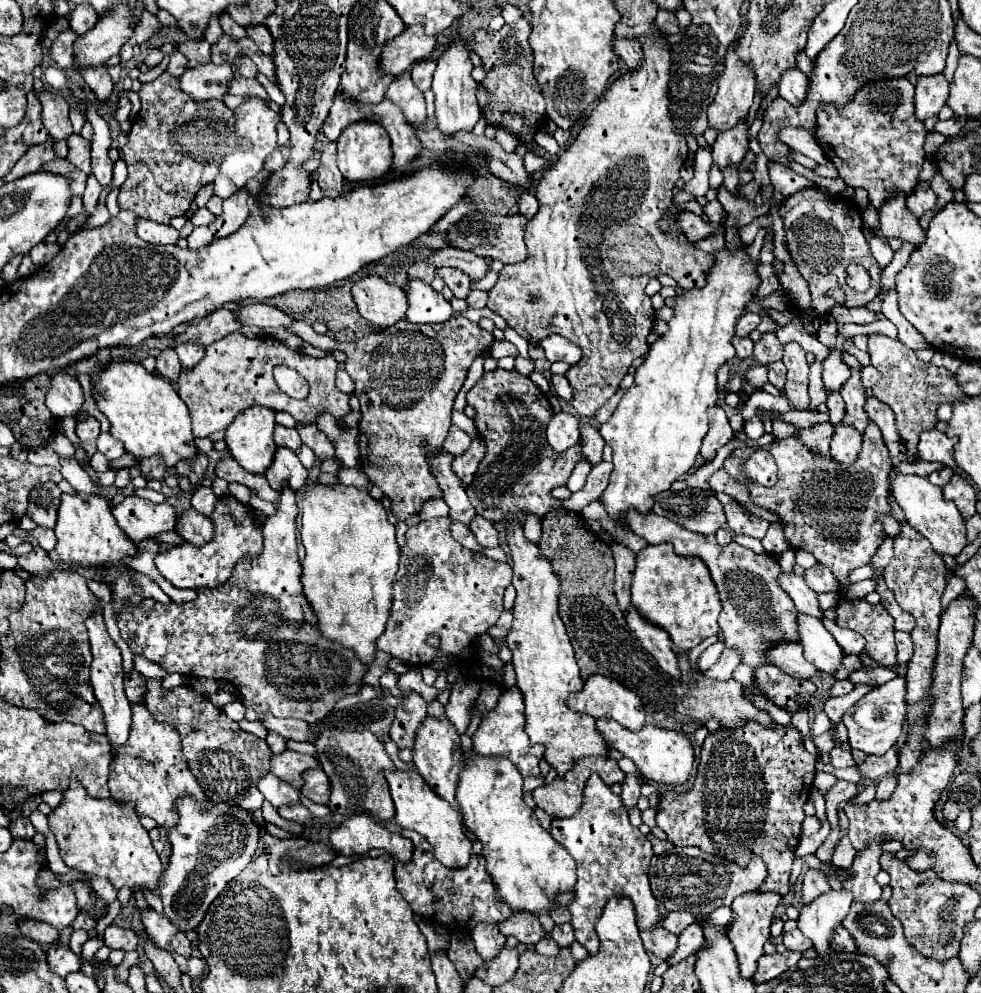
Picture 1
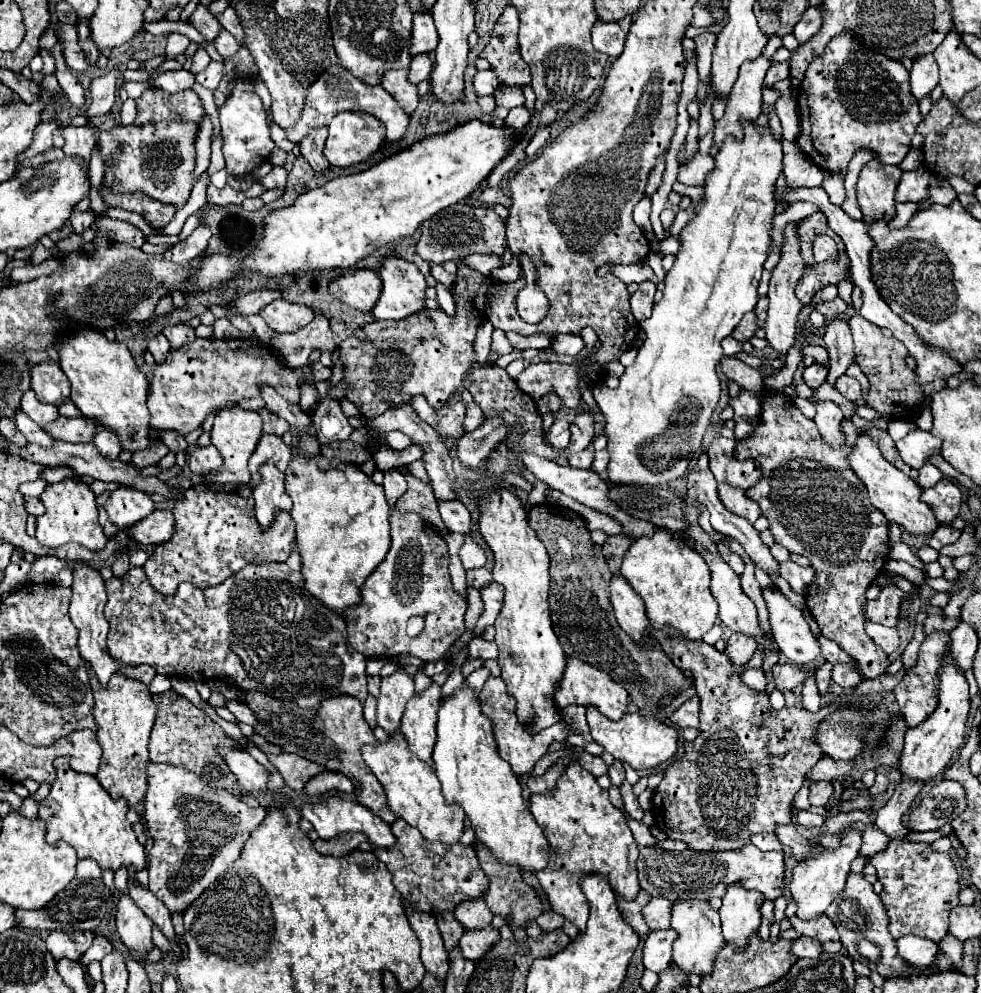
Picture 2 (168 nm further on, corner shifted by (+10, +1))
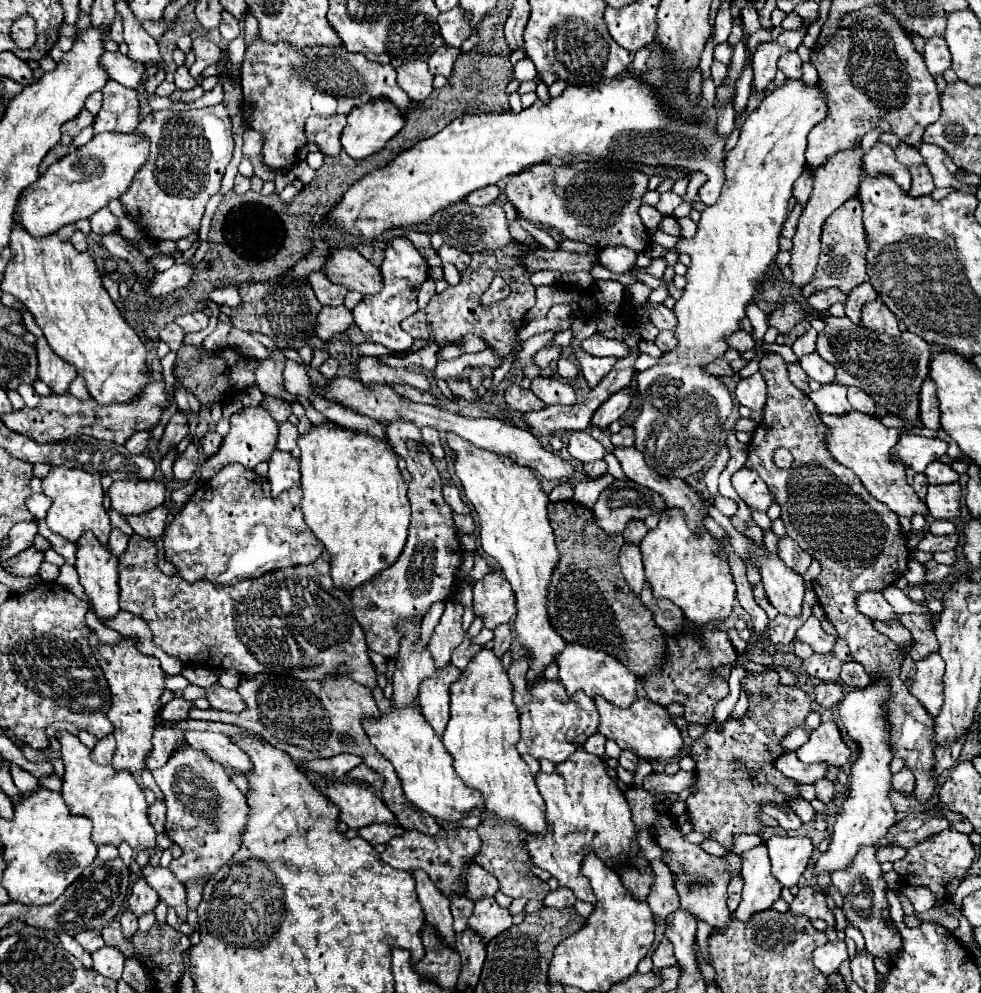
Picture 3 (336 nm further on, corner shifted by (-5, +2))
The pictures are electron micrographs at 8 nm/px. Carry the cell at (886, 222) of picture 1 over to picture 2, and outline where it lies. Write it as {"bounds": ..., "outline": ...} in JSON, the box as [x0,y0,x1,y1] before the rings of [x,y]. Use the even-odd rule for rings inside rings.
{"bounds":[857,160,903,222],"outline":[[[871,160],[863,166],[857,182],[859,208],[865,222],[893,220],[895,218],[895,188],[901,180],[903,170],[899,166],[885,166]]]}

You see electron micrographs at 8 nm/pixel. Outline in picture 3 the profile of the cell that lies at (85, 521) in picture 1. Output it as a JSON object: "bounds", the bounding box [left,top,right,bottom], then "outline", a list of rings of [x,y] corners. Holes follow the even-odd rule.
{"bounds":[42,465,110,543],"outline":[[[52,465],[48,475],[42,479],[42,491],[52,499],[52,507],[48,509],[46,523],[54,533],[76,543],[78,537],[90,529],[100,539],[100,543],[108,543],[110,517],[102,507],[104,491],[100,485],[100,475],[88,473],[84,469],[68,469],[62,465],[58,467]]]}

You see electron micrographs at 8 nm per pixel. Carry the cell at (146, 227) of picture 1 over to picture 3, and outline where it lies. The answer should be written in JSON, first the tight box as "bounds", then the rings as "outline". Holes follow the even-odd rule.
{"bounds":[88,207,118,235],"outline":[[[108,207],[100,209],[98,213],[94,213],[88,221],[90,221],[92,233],[96,233],[96,235],[112,233],[112,231],[118,227],[118,221],[116,221],[116,217],[110,213],[110,209],[108,209]]]}

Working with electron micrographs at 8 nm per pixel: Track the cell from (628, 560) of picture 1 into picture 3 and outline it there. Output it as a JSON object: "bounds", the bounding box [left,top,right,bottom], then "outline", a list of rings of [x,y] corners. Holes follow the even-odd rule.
{"bounds":[624,521,648,543],"outline":[[[630,521],[624,529],[624,541],[632,541],[632,543],[638,543],[644,535],[648,533],[644,521]]]}

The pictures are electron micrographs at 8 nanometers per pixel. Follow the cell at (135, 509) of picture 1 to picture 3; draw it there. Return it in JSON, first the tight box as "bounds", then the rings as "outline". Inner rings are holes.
{"bounds":[106,479,166,515],"outline":[[[124,479],[114,481],[106,491],[110,497],[110,509],[120,515],[146,513],[166,499],[166,485],[156,479]]]}

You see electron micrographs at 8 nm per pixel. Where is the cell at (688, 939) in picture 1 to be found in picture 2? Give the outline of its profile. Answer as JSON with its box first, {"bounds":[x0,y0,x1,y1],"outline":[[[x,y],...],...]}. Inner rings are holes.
{"bounds":[643,928,677,972],"outline":[[[673,928],[653,930],[643,946],[643,966],[653,972],[661,972],[671,964],[671,948],[677,940],[677,932]]]}

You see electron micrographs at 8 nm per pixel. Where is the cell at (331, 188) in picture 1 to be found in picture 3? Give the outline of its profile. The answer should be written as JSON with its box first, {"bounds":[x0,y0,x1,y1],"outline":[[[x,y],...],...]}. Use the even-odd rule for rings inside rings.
{"bounds":[304,115,346,155],"outline":[[[330,115],[330,117],[308,117],[304,135],[310,143],[320,145],[324,155],[338,155],[342,145],[340,145],[340,133],[346,125],[346,115]]]}

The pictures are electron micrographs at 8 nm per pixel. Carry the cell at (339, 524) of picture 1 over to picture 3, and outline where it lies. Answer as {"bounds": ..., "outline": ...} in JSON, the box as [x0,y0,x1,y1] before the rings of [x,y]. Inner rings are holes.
{"bounds":[298,423,410,591],"outline":[[[336,423],[312,425],[304,435],[298,437],[298,447],[302,451],[302,455],[300,455],[300,471],[302,471],[302,491],[304,493],[302,493],[300,507],[302,507],[302,513],[304,513],[304,521],[310,527],[310,531],[324,543],[326,551],[332,557],[332,561],[330,561],[330,567],[332,567],[330,577],[332,577],[334,585],[344,589],[344,591],[352,591],[356,585],[362,585],[364,581],[372,579],[376,573],[380,573],[388,565],[392,565],[392,561],[396,561],[396,557],[404,549],[404,543],[406,543],[406,537],[408,537],[408,525],[410,525],[410,501],[408,501],[408,483],[404,481],[404,477],[402,477],[402,473],[398,469],[398,455],[396,455],[394,447],[392,447],[392,443],[388,439],[378,439],[378,437],[354,431],[354,429],[346,429],[346,427],[336,425]]]}

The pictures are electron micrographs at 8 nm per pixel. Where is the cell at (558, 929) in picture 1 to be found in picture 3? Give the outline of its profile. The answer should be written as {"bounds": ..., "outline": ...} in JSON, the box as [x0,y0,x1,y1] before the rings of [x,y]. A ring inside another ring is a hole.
{"bounds":[544,887,576,909],"outline":[[[558,887],[556,891],[550,891],[546,897],[544,897],[544,905],[546,907],[558,907],[558,909],[562,909],[562,907],[566,907],[566,905],[574,905],[576,903],[576,897],[574,897],[574,893],[568,889],[568,887]]]}

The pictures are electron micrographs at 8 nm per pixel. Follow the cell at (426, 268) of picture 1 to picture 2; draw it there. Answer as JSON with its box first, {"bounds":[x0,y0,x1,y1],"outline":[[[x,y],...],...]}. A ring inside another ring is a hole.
{"bounds":[415,202,507,264],"outline":[[[457,202],[421,224],[421,238],[415,246],[415,254],[419,254],[429,264],[441,264],[445,260],[459,260],[475,252],[503,256],[505,248],[507,248],[505,222],[493,212],[493,208]]]}

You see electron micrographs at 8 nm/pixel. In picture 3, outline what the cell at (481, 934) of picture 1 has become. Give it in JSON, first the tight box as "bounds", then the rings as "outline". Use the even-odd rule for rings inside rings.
{"bounds":[462,863,500,901],"outline":[[[472,863],[462,873],[462,881],[466,885],[464,895],[472,901],[478,901],[480,897],[494,897],[494,893],[500,889],[494,875],[488,875],[486,869]]]}

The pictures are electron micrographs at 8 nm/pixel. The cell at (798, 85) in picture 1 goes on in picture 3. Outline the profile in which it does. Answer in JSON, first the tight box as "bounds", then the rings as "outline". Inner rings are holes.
{"bounds":[778,53,802,79],"outline":[[[784,53],[778,59],[778,69],[788,77],[788,79],[800,79],[802,77],[802,61],[798,53]]]}

